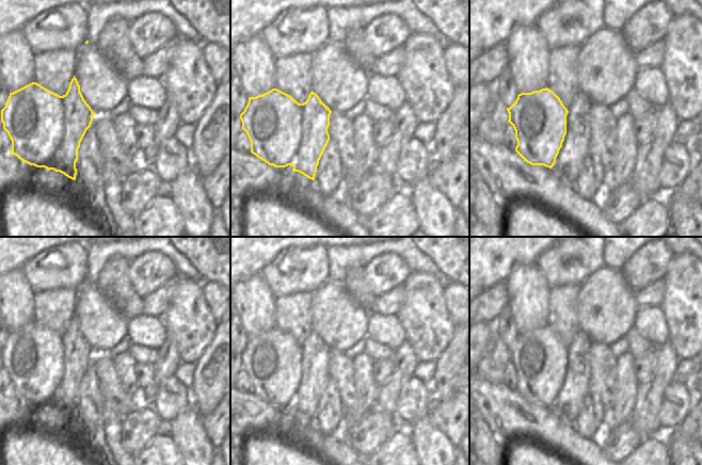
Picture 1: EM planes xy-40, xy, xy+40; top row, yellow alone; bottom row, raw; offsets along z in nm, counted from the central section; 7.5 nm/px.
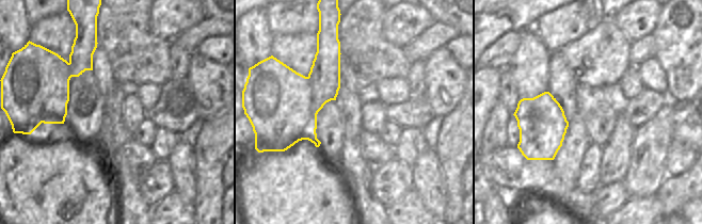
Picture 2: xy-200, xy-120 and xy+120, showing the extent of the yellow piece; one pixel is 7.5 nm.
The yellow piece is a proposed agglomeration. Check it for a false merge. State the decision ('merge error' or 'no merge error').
merge error

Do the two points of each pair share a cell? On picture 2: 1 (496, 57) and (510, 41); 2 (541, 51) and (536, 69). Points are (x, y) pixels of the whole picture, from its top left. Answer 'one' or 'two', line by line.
1: one
2: two

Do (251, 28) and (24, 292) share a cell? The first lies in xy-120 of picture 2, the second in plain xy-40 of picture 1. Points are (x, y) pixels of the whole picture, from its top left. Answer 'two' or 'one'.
one

